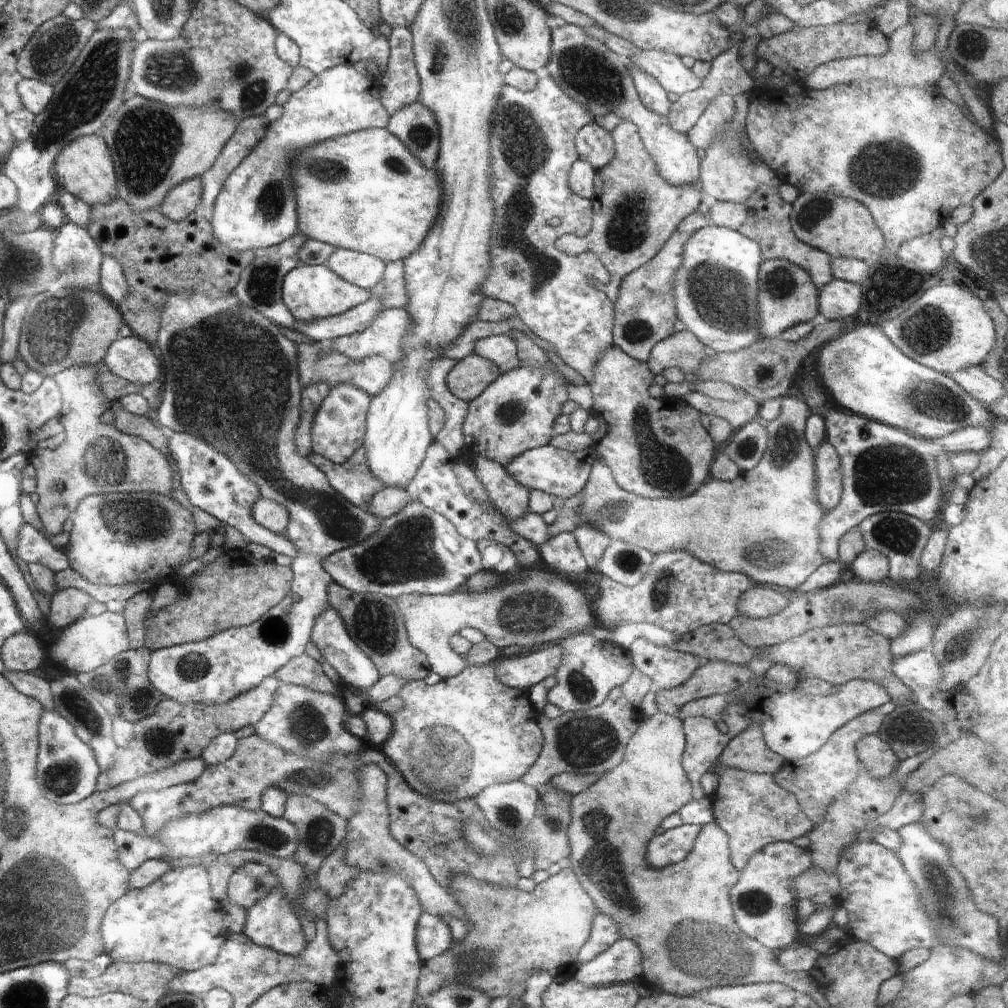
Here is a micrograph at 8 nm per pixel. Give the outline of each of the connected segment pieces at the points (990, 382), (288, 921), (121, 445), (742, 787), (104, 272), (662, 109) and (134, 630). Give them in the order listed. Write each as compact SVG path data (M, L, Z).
M980 366L955 372L952 377L972 398L980 400L984 406L992 406L1004 396L1002 383L988 376Z
M276 886L270 894L264 896L264 900L256 902L247 911L248 920L244 926L244 934L254 940L254 944L260 944L264 948L274 948L280 950L282 954L296 954L304 950L304 932L302 926L298 924L298 918L290 910L290 902L282 890L282 886Z
M88 364L70 366L57 375L52 376L60 388L62 398L62 408L60 408L59 420L65 429L65 440L55 449L45 449L37 447L29 450L26 455L28 463L36 471L36 510L43 525L44 534L58 536L62 532L62 526L73 512L78 508L78 504L90 495L104 493L133 493L133 492L156 492L164 496L172 496L174 480L172 480L172 464L163 452L154 446L150 446L144 438L134 437L117 429L114 424L101 421L100 416L110 408L112 401L108 400L104 392L100 390L98 374L106 372L106 364Z
M722 768L722 770L718 770L717 777L718 792L714 794L714 798L710 798L712 810L714 810L714 821L728 834L730 862L733 862L738 871L744 870L744 866L748 864L748 860L758 850L775 842L790 842L794 838L806 835L815 825L802 812L794 795L784 790L781 786L778 786L774 782L774 777L769 774L744 772L743 770L738 770L738 768Z
M103 254L100 269L100 286L98 287L106 298L118 302L122 306L128 296L128 284L123 274L123 268L111 256Z
M632 66L630 72L640 102L642 102L648 110L652 110L654 114L658 114L658 116L662 116L662 118L667 118L670 114L672 102L666 96L667 92L664 88L658 84L656 78L648 76L646 72L638 70L636 66Z
M146 590L133 594L125 605L123 616L126 622L127 633L130 633L130 649L140 648L146 643L146 615L152 606L154 592L148 594Z

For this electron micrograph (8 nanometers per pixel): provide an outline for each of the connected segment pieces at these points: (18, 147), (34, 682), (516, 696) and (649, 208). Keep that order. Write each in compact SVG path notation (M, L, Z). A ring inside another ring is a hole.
M133 11L127 25L116 32L98 28L88 40L90 44L84 47L70 70L55 85L29 78L18 83L17 92L23 108L35 115L35 126L34 133L25 141L15 143L2 170L18 189L14 212L34 216L34 212L38 212L56 190L52 174L54 158L76 138L99 133L110 116L132 94L129 68L135 46L142 39L145 39L145 32L138 26Z
M7 669L1 674L8 682L14 682L14 686L18 686L18 690L22 690L22 694L40 700L44 710L53 710L55 708L50 685L46 678L40 678L39 675L34 673L26 674Z
M500 658L490 662L492 666L466 664L458 671L458 676L440 680L434 685L428 685L423 680L410 681L396 694L402 698L404 710L394 714L392 734L384 744L384 754L414 790L434 794L434 798L474 798L492 782L512 782L522 778L538 758L542 734L538 728L537 713L532 710L526 694L528 690L522 692L500 684L494 676L498 666L496 662L500 664Z
M622 122L614 128L612 132L614 142L616 142L616 158L614 162L610 160L610 166L604 166L594 174L593 189L594 194L591 198L593 208L593 219L590 232L583 237L564 234L557 239L556 248L569 255L578 255L586 250L594 252L598 260L606 266L610 272L610 282L605 286L604 292L615 303L618 298L620 282L622 276L630 274L632 270L640 268L646 264L654 254L662 248L662 244L670 238L670 234L678 228L678 224L688 216L694 214L700 204L701 188L678 188L670 186L664 182L656 166L650 162L650 156L640 144L638 130L632 122ZM642 204L642 208L640 208ZM634 208L640 208L642 214L642 234L640 240L634 234L638 228L632 228L632 216L638 216ZM628 250L628 252L622 252Z

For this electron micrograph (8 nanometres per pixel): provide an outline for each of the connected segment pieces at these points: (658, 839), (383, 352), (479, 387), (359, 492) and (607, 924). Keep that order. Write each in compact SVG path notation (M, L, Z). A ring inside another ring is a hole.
M680 826L654 836L646 844L646 864L650 868L662 870L664 866L684 860L684 856L692 848L696 834L702 829L700 826Z
M382 308L382 312L362 332L340 336L331 341L333 351L348 356L354 362L370 354L380 354L388 362L396 363L402 356L402 338L410 324L404 308Z
M472 354L459 360L448 373L447 386L452 394L469 402L480 396L500 374L492 362Z
M362 446L342 464L334 464L327 458L313 453L309 455L308 460L326 474L336 494L341 494L354 506L365 509L368 500L376 492L384 489L374 476L370 476L368 466L364 462L366 458Z
M598 914L594 918L594 926L592 926L591 932L590 940L582 946L582 950L578 954L580 964L594 960L598 954L602 954L610 944L614 944L620 938L618 928L614 926L614 920L606 918L604 914Z

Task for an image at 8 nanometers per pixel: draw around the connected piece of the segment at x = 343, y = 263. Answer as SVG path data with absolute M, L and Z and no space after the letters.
M338 250L326 262L328 268L350 284L372 291L384 274L384 262L352 250Z

